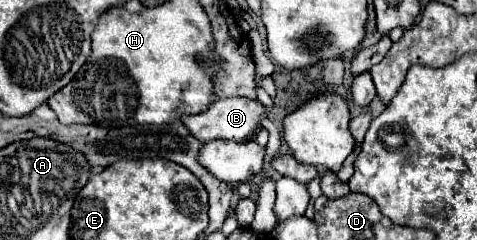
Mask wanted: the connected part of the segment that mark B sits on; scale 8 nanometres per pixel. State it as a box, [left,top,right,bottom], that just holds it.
[183,96,265,142]

